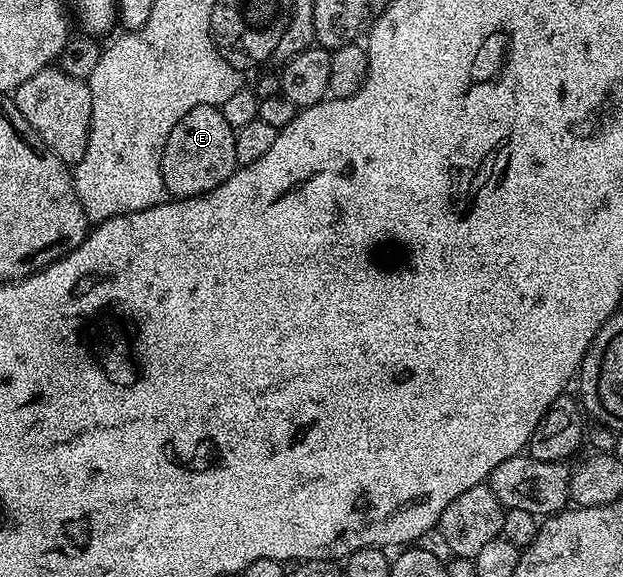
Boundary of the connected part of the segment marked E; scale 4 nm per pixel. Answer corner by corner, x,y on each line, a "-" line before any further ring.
195,106
169,132
163,153
163,183
172,199
196,198
220,186
237,167
235,131
218,106

